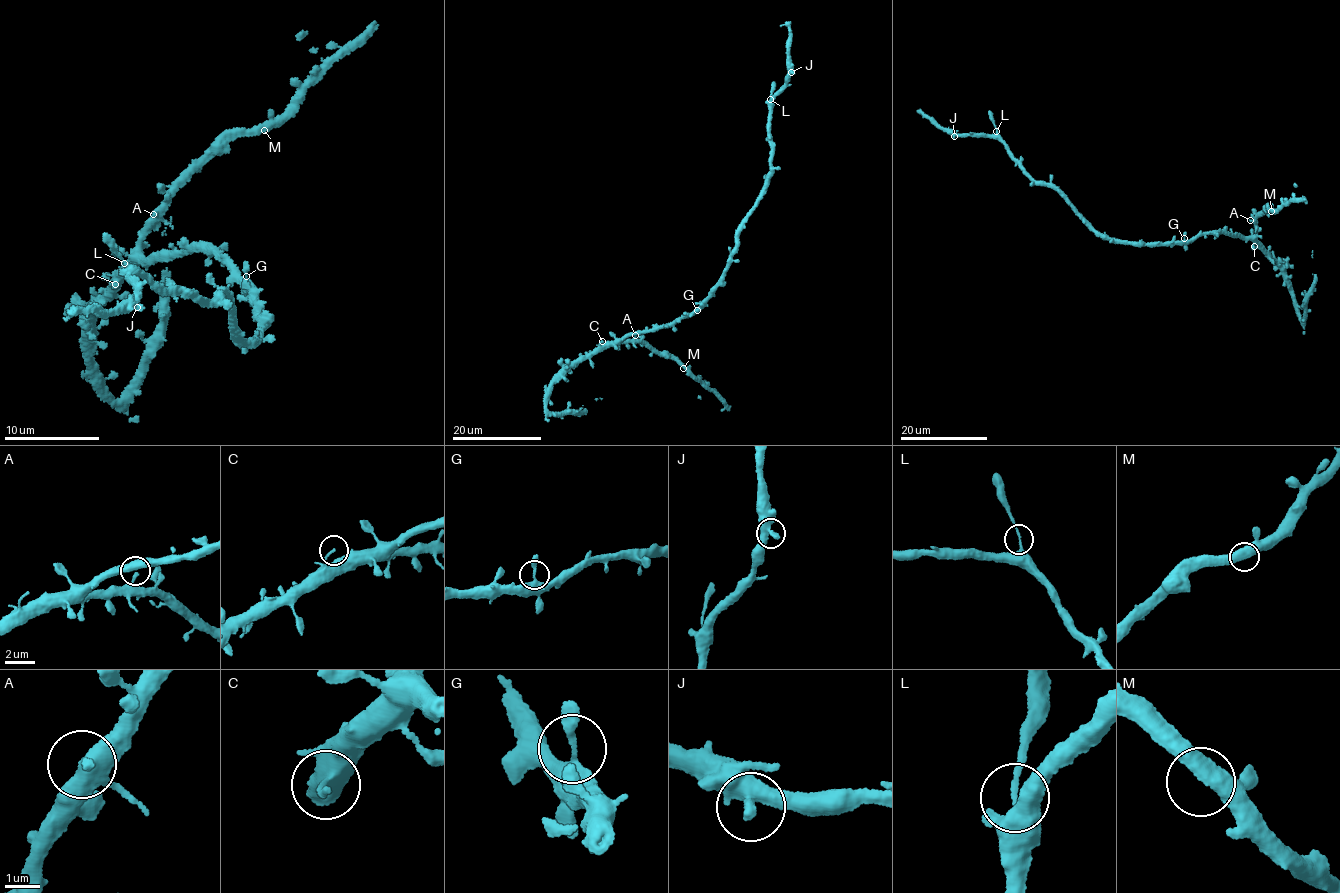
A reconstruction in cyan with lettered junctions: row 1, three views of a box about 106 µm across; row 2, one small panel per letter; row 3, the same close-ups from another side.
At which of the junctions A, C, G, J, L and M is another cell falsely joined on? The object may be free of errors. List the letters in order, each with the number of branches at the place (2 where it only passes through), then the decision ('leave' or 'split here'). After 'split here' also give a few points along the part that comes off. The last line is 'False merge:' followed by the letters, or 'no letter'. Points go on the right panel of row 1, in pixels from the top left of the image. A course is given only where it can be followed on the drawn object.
A: branches 1; leave
C: branches 1; leave
G: branches 2; leave
J: branches 2; leave
L: branches 2; split here; course (996, 130), (989, 111)
M: branches 2; leave
False merge: L

